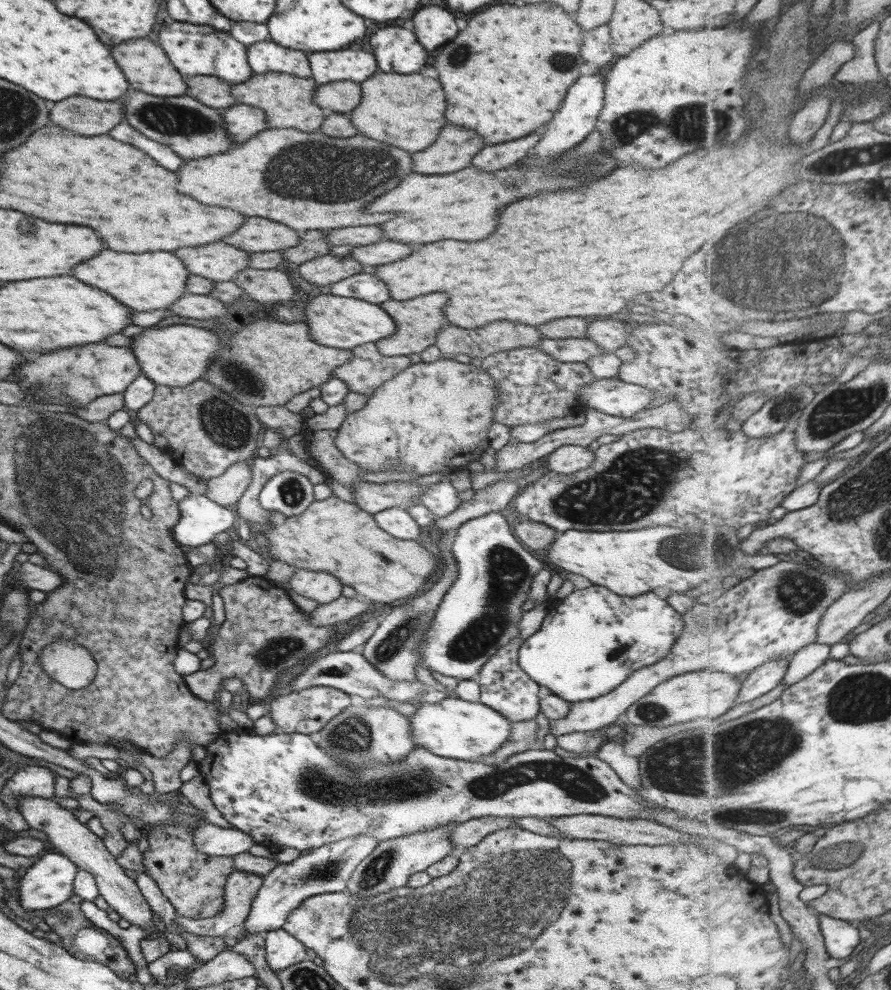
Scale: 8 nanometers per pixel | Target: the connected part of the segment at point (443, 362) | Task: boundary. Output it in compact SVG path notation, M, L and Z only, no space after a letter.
M451 358L410 364L377 387L360 410L345 415L345 419L336 428L337 435L333 439L335 449L365 473L391 471L415 473L421 477L440 471L465 470L466 465L477 461L488 447L487 431L494 425L495 397L495 382L480 367L463 364Z

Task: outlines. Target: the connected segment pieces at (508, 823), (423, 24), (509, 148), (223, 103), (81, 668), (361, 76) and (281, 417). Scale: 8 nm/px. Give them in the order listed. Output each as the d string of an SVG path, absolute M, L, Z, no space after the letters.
M484 816L457 823L449 834L451 848L475 846L484 836L505 828L515 827L514 818Z
M437 6L417 10L413 16L413 34L425 50L433 50L457 34L455 18Z
M545 127L517 140L481 147L479 153L469 161L469 166L475 166L477 170L485 170L485 172L495 172L507 165L513 165L522 160L527 151L539 142L541 130L545 130Z
M215 76L186 77L187 91L185 95L200 102L202 106L215 110L223 110L234 105L231 96L231 84L215 78Z
M59 638L57 642L43 646L37 659L44 676L69 690L85 688L96 676L93 657L85 647L73 640Z
M336 50L307 54L311 78L317 85L328 82L363 82L377 72L377 64L369 52L357 50Z
M257 406L254 413L261 425L271 428L283 438L300 433L303 418L299 413L289 412L284 406Z

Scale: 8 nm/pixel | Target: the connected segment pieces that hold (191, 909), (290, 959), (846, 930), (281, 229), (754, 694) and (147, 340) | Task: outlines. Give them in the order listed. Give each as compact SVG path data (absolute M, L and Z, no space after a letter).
M175 823L147 826L143 830L147 850L140 854L144 873L155 881L176 914L201 921L221 912L223 888L227 876L233 871L233 857L211 856L197 851L192 843L193 834L192 827Z
M282 929L267 932L263 938L264 960L273 972L302 962L309 951Z
M823 914L823 916L819 916L819 920L830 958L847 961L855 952L855 948L860 947L861 936L859 936L859 930L855 926L851 926L849 921L833 918L830 915Z
M245 217L237 230L220 241L249 254L282 251L297 244L299 231L267 218Z
M779 658L779 660L773 660L773 662L759 666L759 669L755 670L751 675L746 676L743 687L739 691L741 695L735 700L735 705L755 700L781 685L783 679L785 679L785 675L787 675L790 659L783 658L781 660Z
M176 324L161 328L147 327L145 331L131 337L131 348L141 370L140 374L155 385L182 387L203 378L209 361L215 357L215 351L221 347L219 336L192 325Z

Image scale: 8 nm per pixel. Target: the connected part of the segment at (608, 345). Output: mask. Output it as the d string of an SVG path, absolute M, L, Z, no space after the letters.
M622 316L614 319L594 320L587 324L585 338L597 344L604 352L612 352L627 344L625 337L629 335L631 324Z

